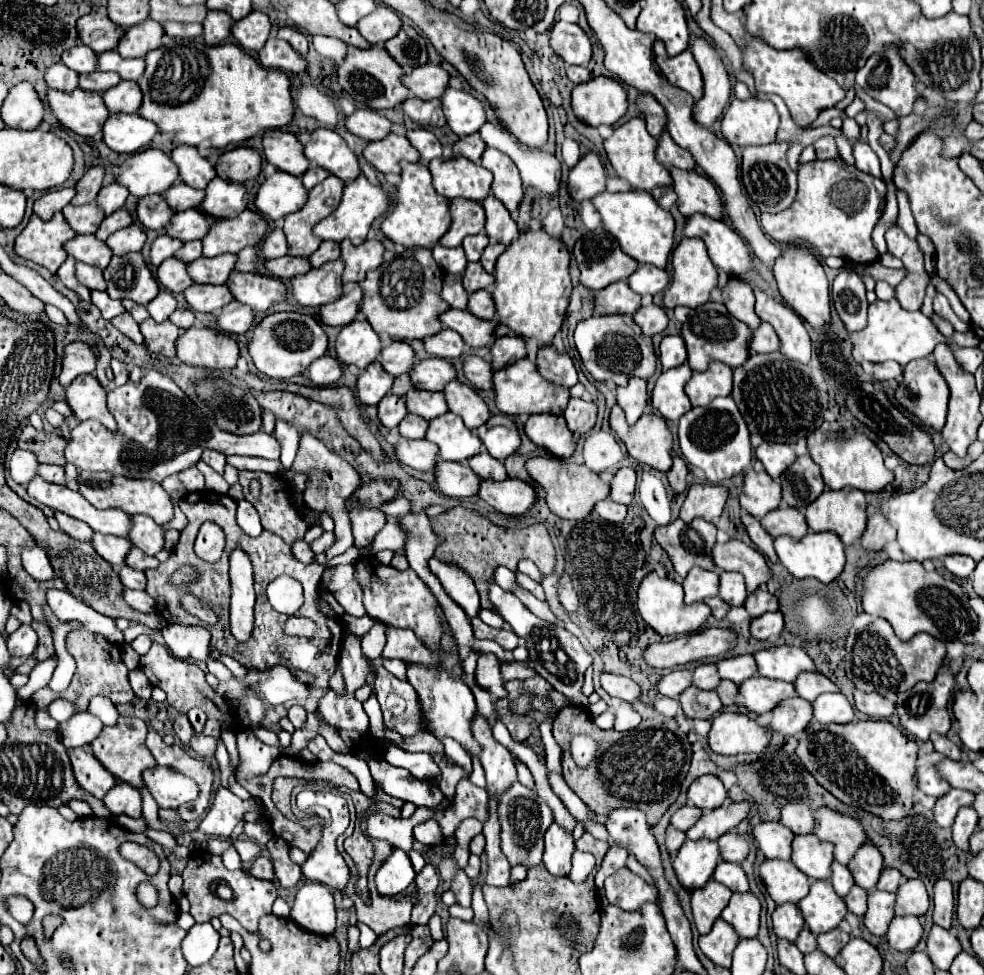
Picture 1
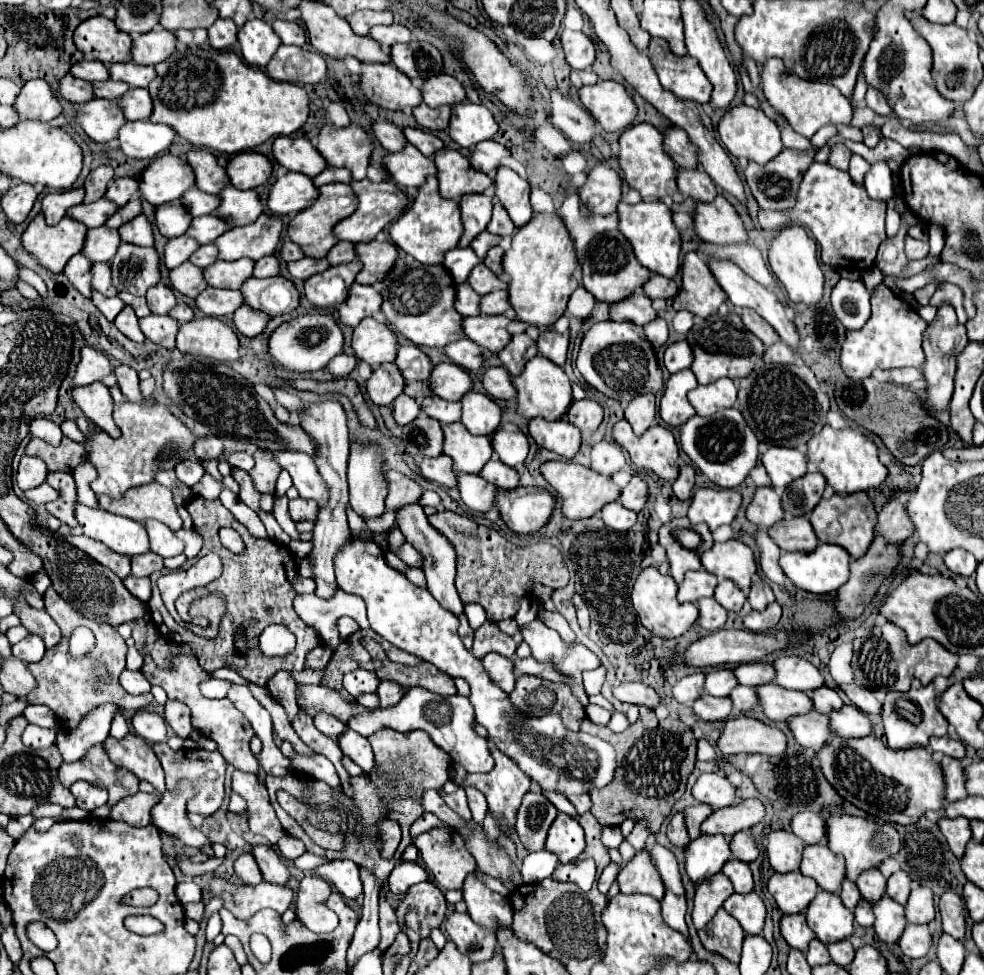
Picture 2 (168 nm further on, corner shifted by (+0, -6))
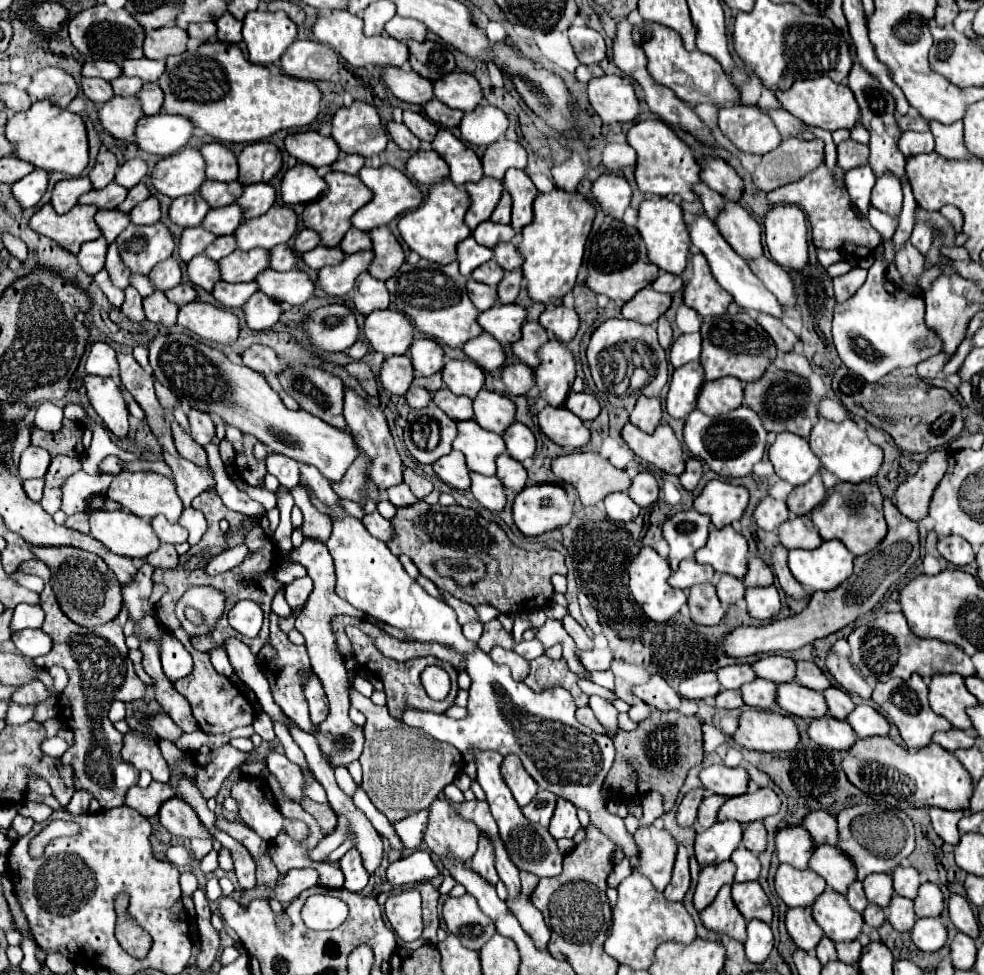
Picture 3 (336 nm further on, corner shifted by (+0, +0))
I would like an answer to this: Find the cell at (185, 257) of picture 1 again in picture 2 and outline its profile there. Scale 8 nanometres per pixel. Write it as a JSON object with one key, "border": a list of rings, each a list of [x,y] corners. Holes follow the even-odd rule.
{"border":[[[206,244],[206,246],[200,246],[192,256],[190,256],[190,262],[200,266],[200,268],[206,268],[210,264],[214,264],[218,260],[218,248],[216,244]]]}

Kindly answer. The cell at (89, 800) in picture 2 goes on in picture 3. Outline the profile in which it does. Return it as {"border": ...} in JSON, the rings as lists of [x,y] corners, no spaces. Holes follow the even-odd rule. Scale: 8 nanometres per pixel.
{"border":[[[76,790],[70,804],[66,806],[66,810],[70,814],[84,814],[84,812],[88,812],[90,802],[92,802],[92,796],[88,794],[88,790]]]}

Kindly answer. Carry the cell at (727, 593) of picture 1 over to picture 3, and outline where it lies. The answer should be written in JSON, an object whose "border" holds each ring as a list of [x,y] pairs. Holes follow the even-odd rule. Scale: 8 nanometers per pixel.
{"border":[[[722,574],[716,584],[716,592],[718,592],[718,598],[722,604],[736,604],[744,598],[746,588],[744,588],[742,580],[732,578],[730,574]]]}

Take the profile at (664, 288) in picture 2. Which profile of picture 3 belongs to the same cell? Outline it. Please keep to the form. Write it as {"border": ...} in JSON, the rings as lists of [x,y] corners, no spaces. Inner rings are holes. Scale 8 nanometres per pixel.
{"border":[[[660,272],[658,278],[656,278],[656,282],[652,282],[652,288],[656,292],[668,292],[668,294],[678,292],[682,286],[684,286],[684,280],[680,276],[668,274],[668,272]]]}

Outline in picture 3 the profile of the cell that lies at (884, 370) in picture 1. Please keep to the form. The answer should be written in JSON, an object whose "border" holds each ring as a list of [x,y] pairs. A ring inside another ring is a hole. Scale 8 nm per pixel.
{"border":[[[936,354],[936,356],[924,360],[924,362],[920,362],[916,366],[916,376],[920,376],[920,378],[934,378],[936,372],[940,372],[946,362],[948,362],[946,354]]]}

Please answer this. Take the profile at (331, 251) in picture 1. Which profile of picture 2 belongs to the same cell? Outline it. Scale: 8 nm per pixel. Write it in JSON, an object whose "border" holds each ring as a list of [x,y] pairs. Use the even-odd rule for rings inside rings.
{"border":[[[338,242],[330,252],[328,252],[328,262],[334,266],[334,264],[344,264],[344,262],[352,262],[356,260],[356,248],[352,242]]]}

